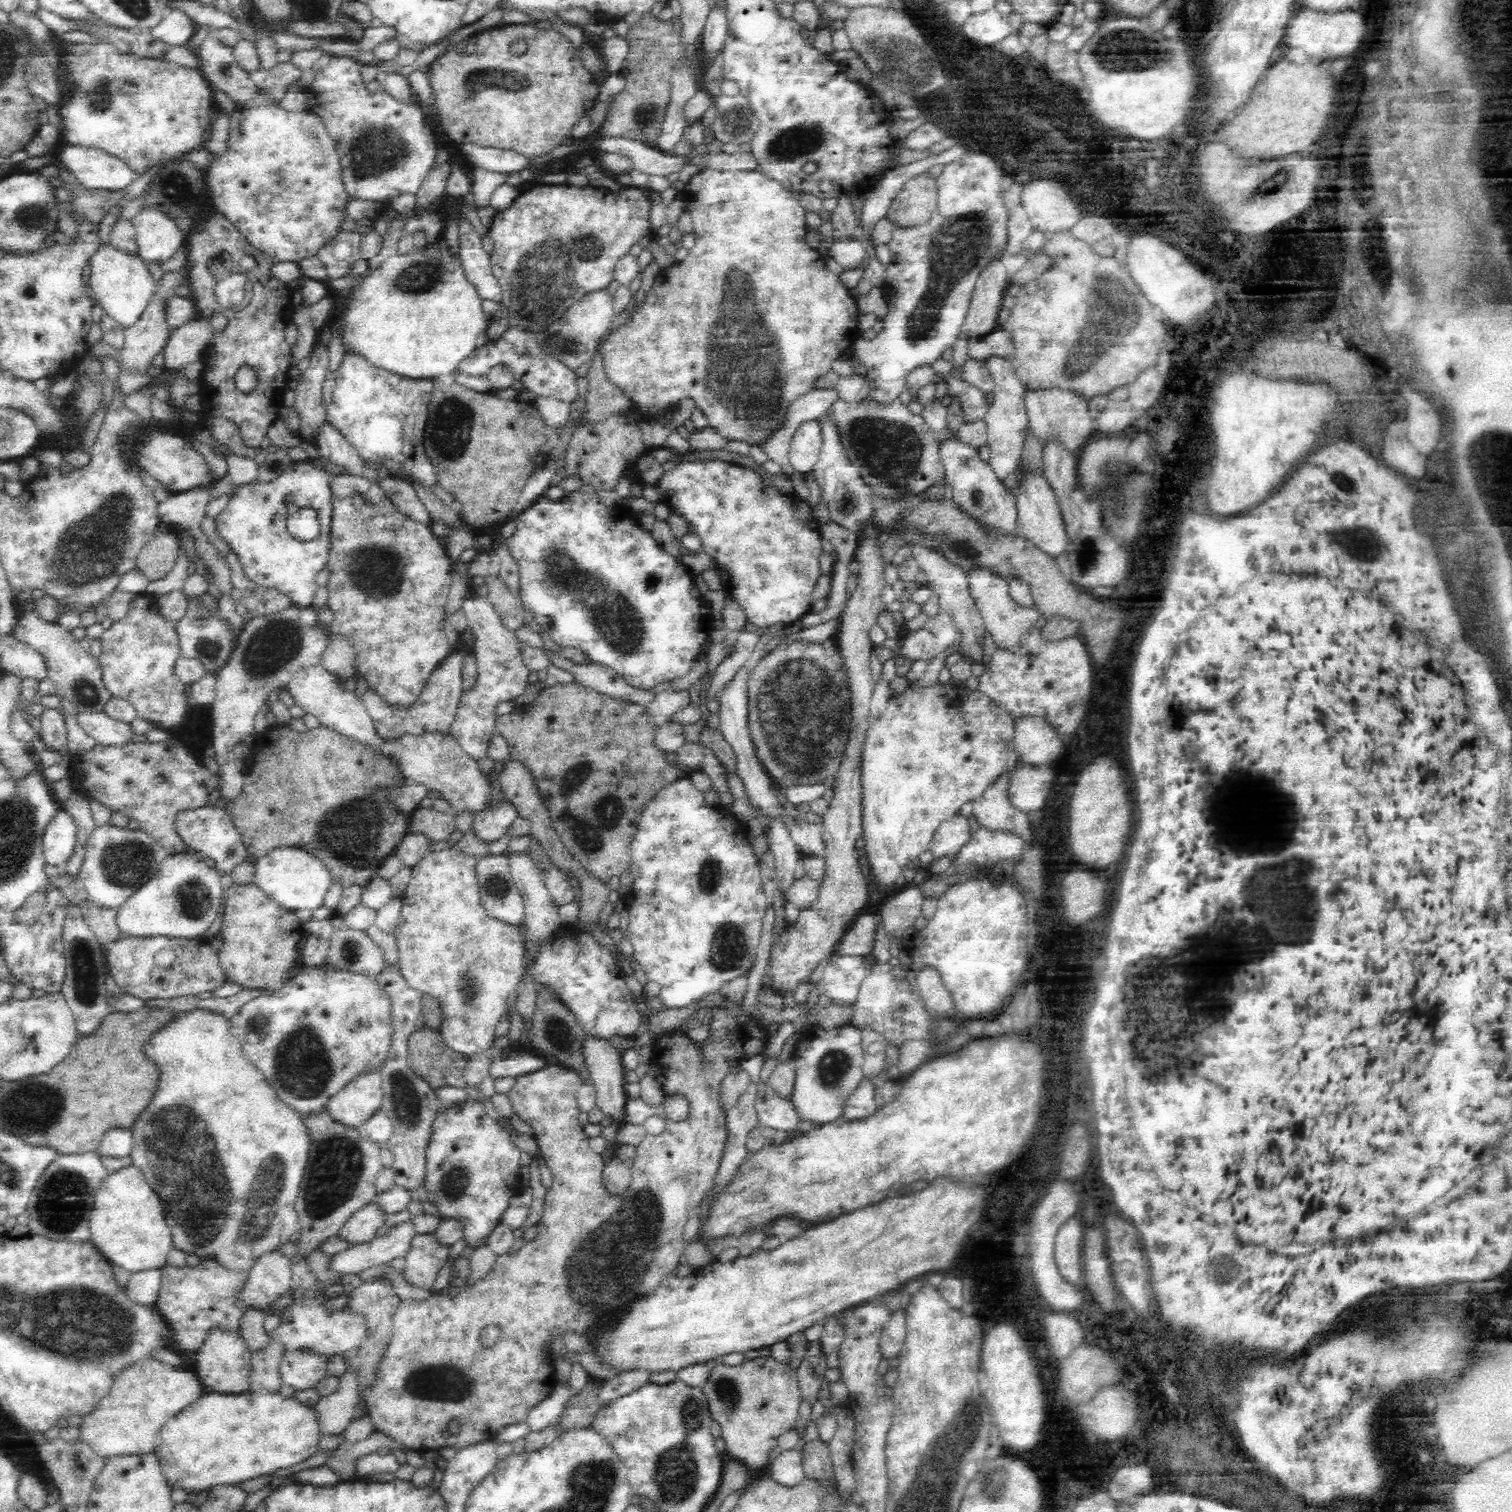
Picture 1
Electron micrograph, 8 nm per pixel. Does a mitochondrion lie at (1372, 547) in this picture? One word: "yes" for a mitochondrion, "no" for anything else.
yes

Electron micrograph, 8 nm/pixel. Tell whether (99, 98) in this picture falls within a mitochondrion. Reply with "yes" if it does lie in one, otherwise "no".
yes

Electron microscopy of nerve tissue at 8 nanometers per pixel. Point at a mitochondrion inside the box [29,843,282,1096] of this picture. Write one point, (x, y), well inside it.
(86, 971)

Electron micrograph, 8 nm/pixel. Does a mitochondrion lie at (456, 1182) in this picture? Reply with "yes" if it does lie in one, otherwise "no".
yes

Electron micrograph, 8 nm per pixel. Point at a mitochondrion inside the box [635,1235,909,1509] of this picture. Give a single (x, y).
(674, 1475)

